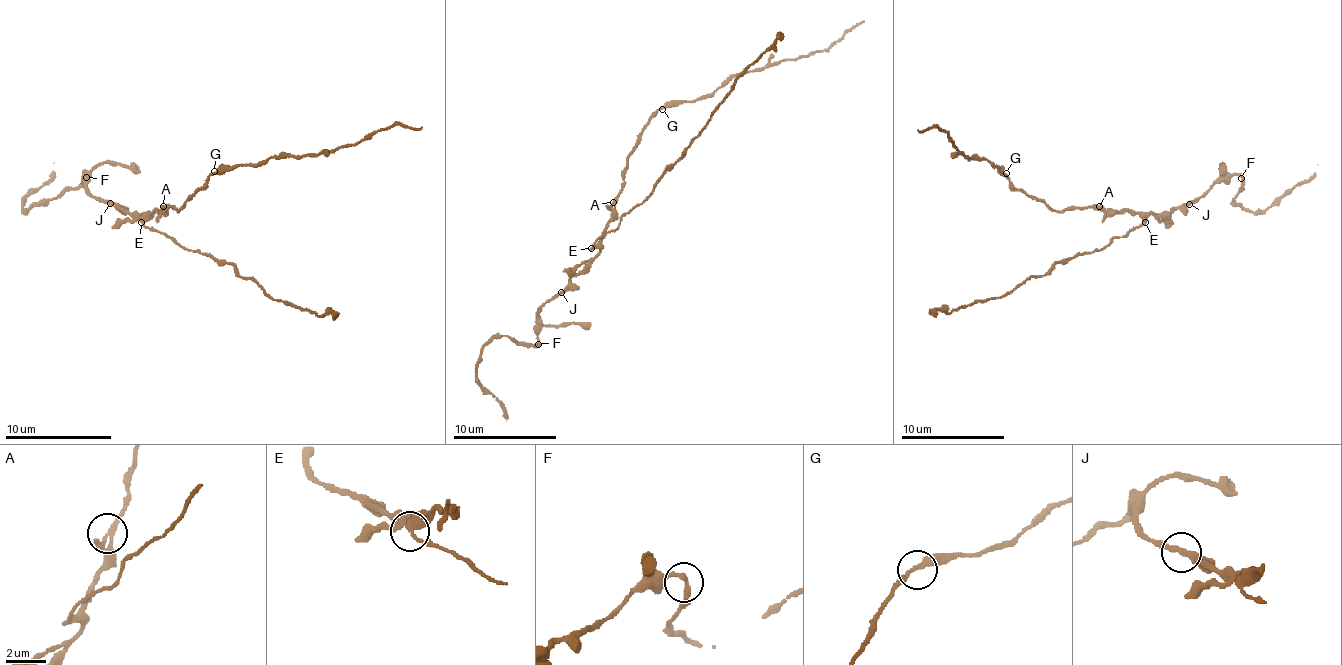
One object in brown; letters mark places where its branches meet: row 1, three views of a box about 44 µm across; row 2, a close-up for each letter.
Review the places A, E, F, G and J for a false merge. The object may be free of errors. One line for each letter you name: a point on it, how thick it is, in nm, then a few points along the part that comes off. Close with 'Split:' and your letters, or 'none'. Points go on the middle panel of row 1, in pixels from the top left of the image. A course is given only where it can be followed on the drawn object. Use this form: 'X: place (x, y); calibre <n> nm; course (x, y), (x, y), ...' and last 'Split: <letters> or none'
E: place (591, 248); calibre 280 nm; course (592, 248), (641, 202), (677, 161), (737, 78), (780, 31)
Split: E

